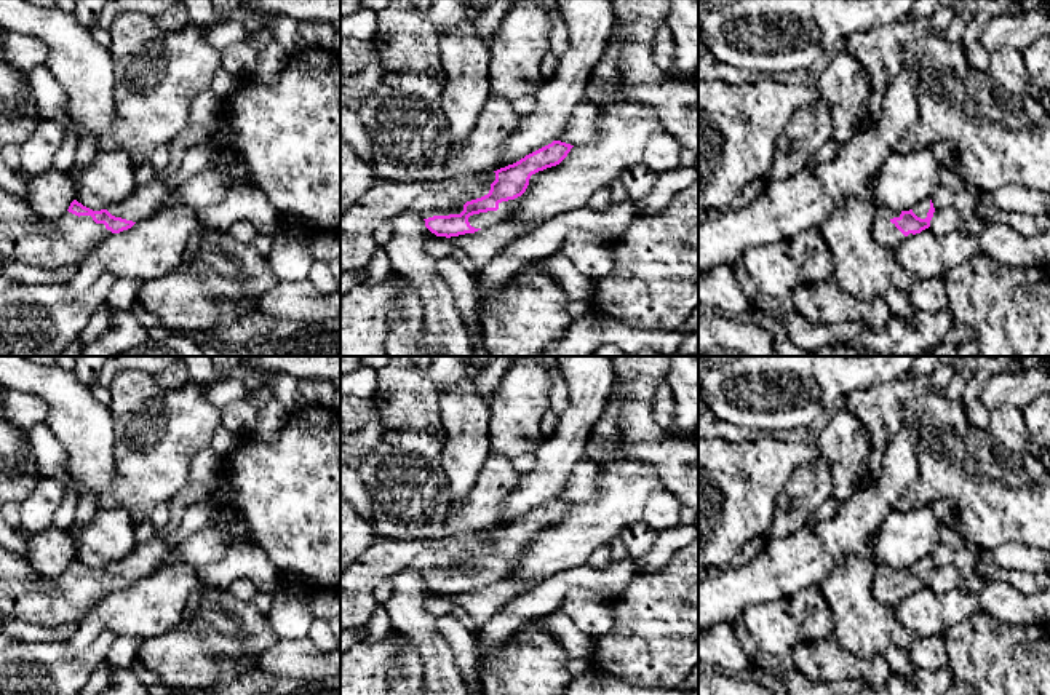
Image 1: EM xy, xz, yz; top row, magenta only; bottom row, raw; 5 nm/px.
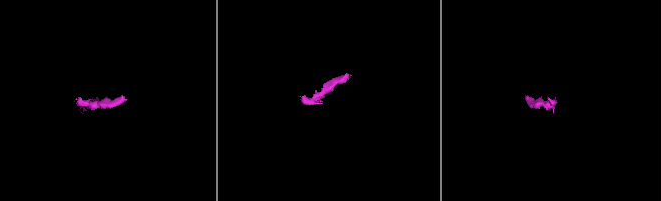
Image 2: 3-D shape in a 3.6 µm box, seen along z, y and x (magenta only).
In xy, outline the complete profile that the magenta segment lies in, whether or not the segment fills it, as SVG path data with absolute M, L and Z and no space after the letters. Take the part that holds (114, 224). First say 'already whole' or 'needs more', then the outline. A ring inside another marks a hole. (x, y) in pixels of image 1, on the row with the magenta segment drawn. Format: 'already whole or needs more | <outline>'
needs more | M158 176L109 209L93 211L74 200L62 217L50 222L0 187L0 268L10 260L42 268L80 265L112 233L161 211L171 193Z

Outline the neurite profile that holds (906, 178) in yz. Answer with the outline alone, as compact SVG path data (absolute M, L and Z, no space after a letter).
M949 144L892 153L871 181L873 203L901 212L932 200L941 187L940 173L948 168L953 153Z

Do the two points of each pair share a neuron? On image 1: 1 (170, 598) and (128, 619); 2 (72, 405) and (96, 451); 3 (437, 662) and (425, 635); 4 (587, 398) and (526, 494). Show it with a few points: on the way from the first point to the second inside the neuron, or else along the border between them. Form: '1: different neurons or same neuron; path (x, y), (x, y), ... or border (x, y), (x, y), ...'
1: same neuron; path (160, 598), (146, 609), (138, 611)
2: same neuron; path (75, 416), (85, 427), (90, 440)
3: same neuron; path (437, 655), (427, 641)
4: same neuron; path (577, 422), (550, 470)

